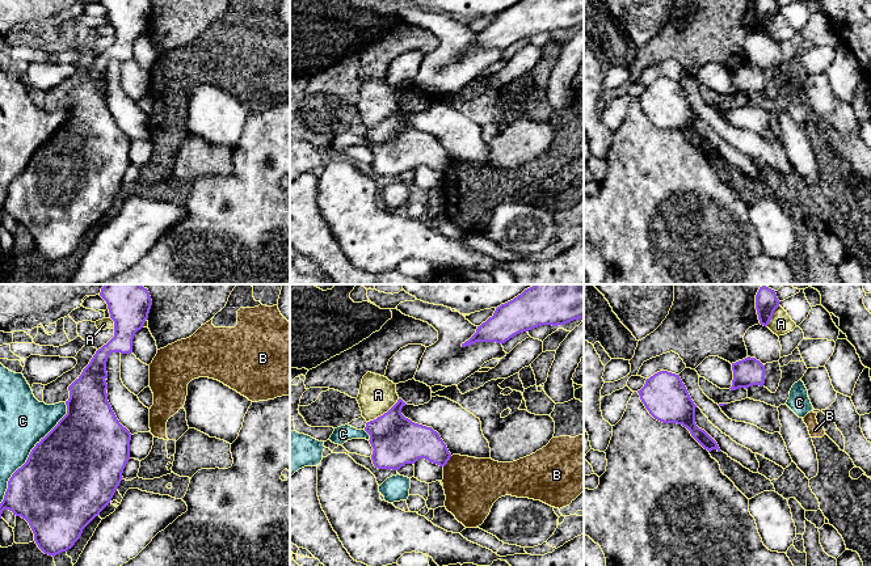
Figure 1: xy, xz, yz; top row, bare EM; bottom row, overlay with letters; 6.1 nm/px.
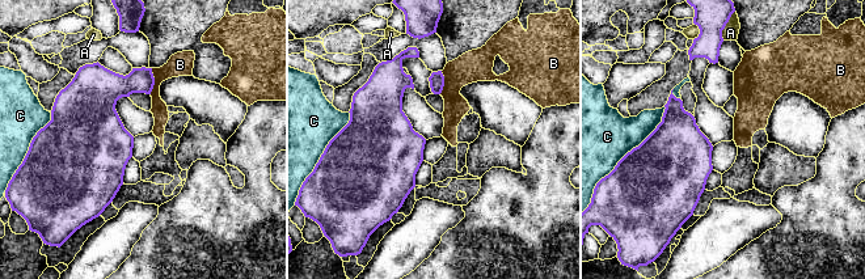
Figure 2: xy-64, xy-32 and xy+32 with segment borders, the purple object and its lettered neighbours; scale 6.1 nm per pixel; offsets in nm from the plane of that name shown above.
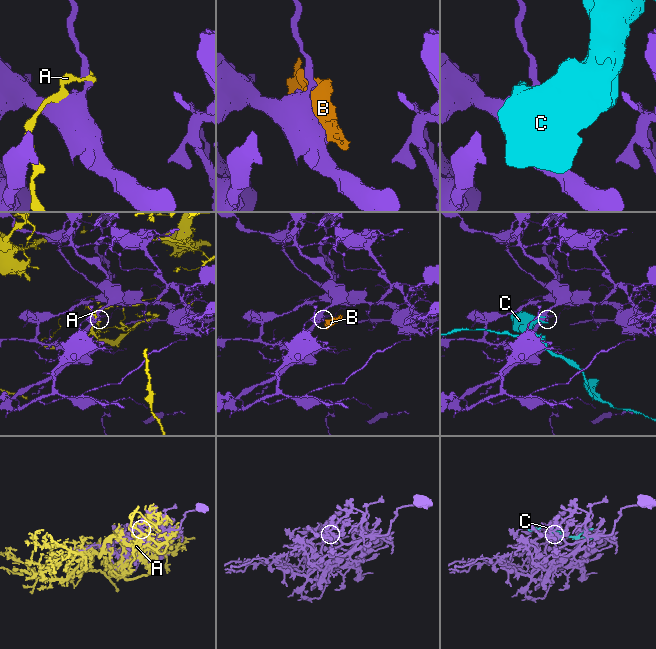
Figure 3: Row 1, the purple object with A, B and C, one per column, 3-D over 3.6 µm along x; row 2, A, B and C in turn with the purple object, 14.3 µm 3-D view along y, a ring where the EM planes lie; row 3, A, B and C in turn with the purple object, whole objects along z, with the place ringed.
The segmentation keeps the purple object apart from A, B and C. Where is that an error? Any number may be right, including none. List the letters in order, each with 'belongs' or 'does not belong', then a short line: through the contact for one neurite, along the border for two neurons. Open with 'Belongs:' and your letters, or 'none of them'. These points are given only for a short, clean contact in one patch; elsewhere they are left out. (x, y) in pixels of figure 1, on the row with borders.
Belongs: none of them
A: does not belong
B: does not belong | xz (451, 456), (444, 467)
C: does not belong

